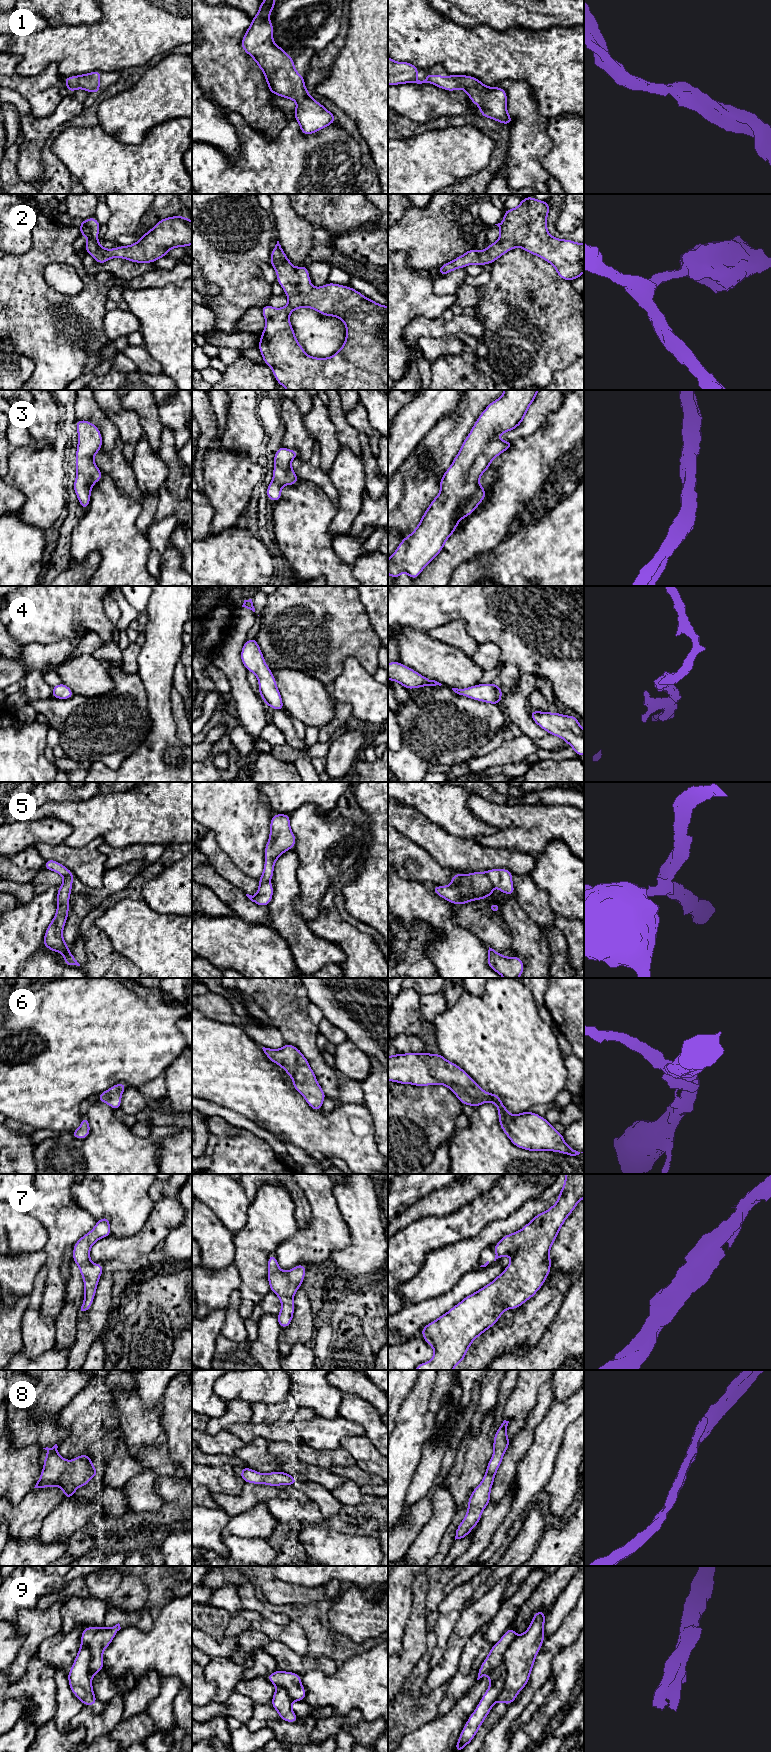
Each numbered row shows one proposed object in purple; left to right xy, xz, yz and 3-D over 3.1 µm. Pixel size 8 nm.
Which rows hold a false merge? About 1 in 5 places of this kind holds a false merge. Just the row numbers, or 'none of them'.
5, 9

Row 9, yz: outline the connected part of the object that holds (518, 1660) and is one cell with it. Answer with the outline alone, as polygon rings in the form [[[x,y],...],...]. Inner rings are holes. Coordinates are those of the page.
[[[539,1609],[529,1628],[517,1636],[506,1650],[503,1657],[505,1683],[497,1702],[511,1705],[528,1683],[535,1658],[544,1642],[545,1619],[546,1615]]]

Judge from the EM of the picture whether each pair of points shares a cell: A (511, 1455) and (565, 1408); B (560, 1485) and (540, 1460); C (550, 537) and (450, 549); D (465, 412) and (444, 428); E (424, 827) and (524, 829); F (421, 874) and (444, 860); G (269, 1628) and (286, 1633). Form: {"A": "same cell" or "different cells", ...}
{"A": "different cells", "B": "different cells", "C": "different cells", "D": "same cell", "E": "different cells", "F": "different cells", "G": "same cell"}

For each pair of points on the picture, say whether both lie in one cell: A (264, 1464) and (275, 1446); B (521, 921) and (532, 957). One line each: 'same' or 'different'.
A: different
B: same

